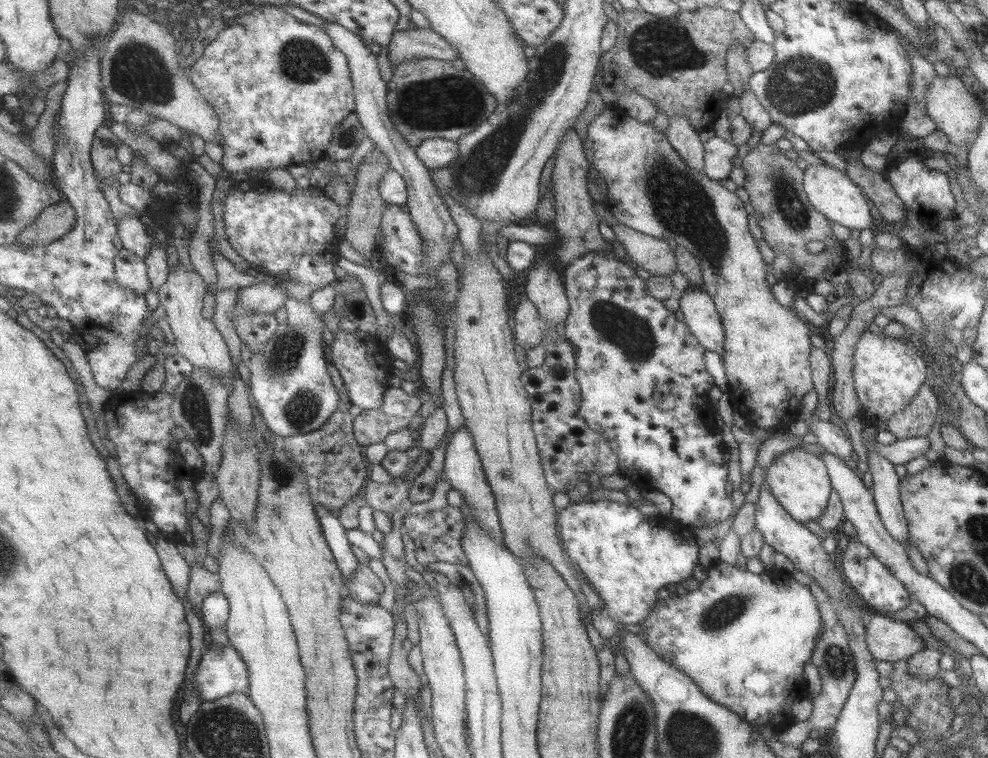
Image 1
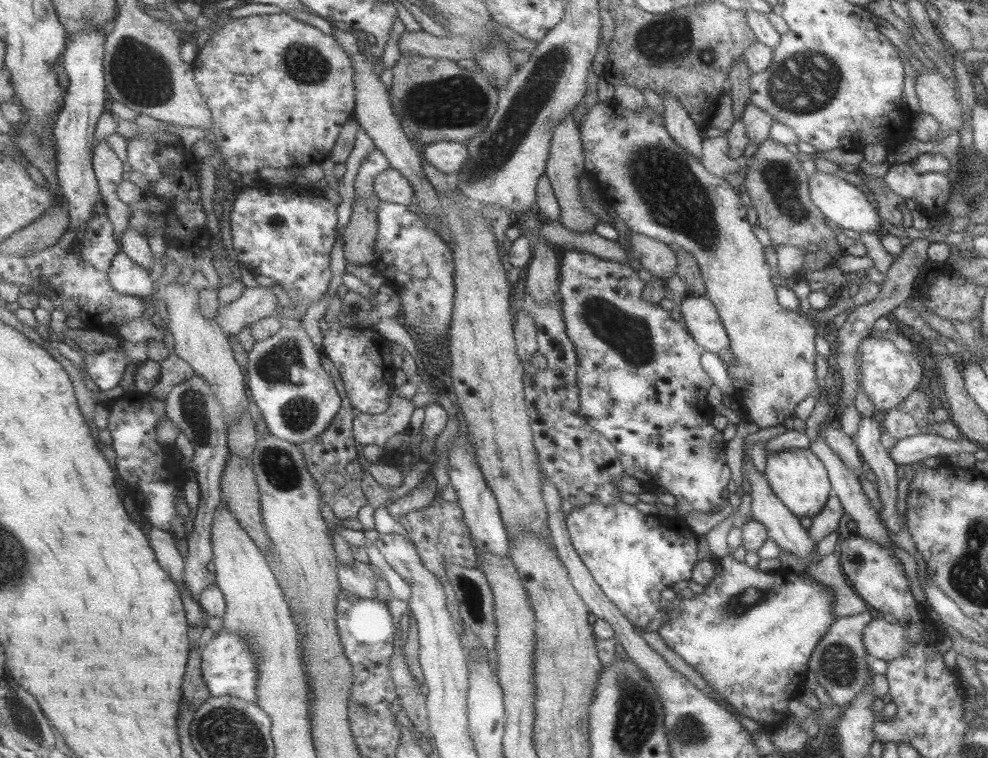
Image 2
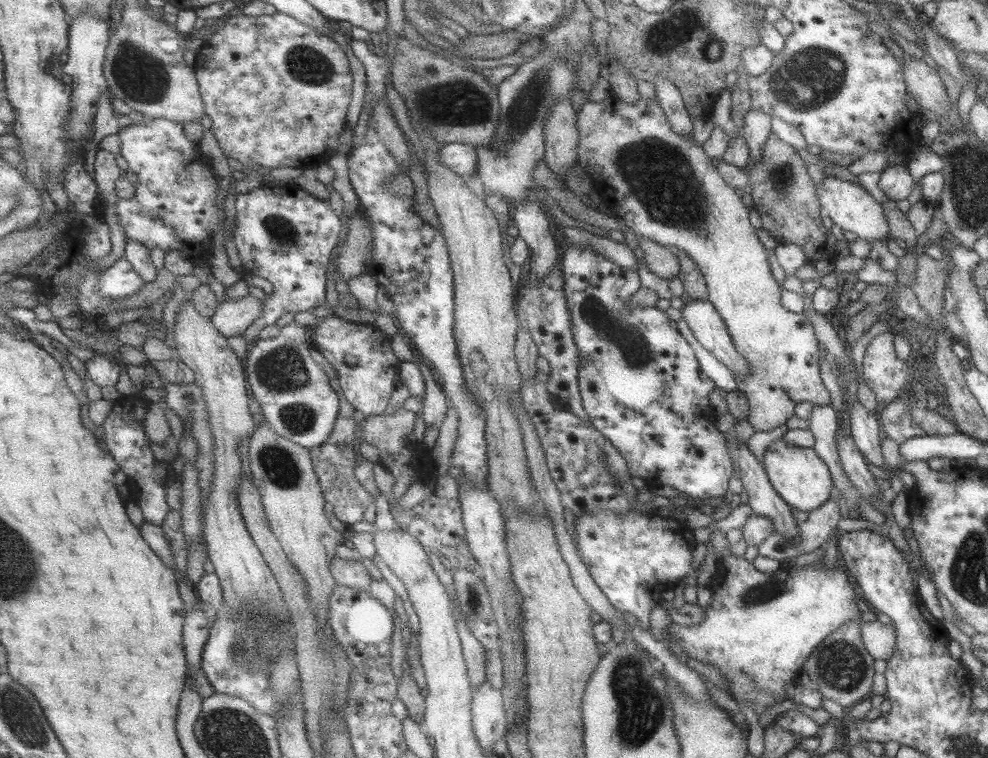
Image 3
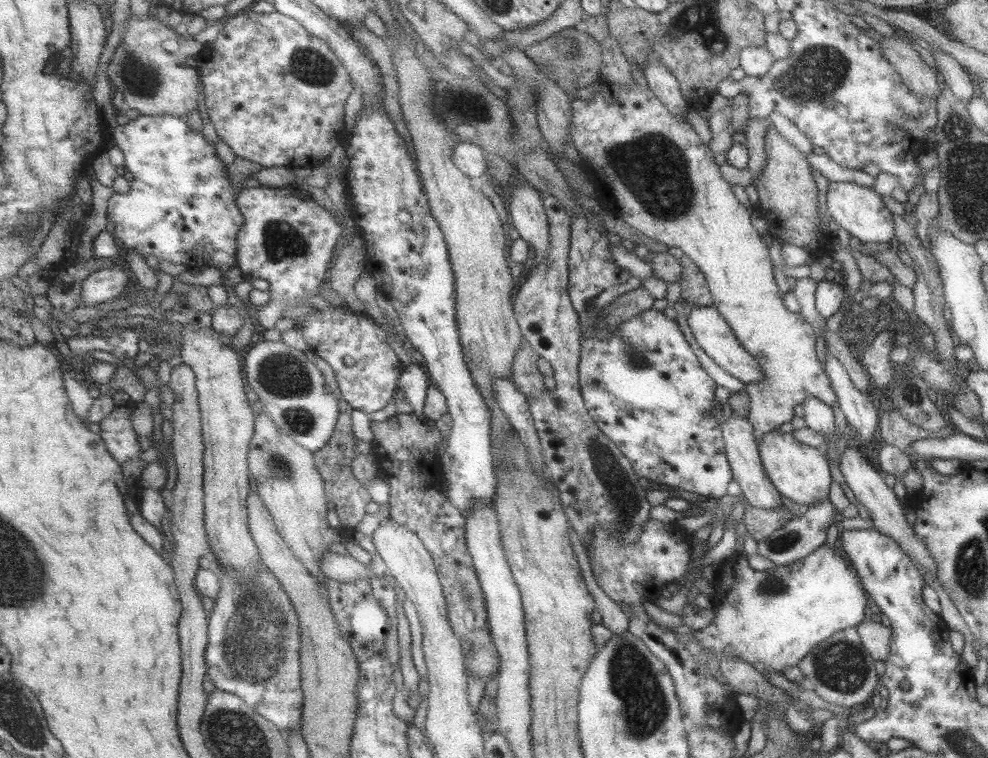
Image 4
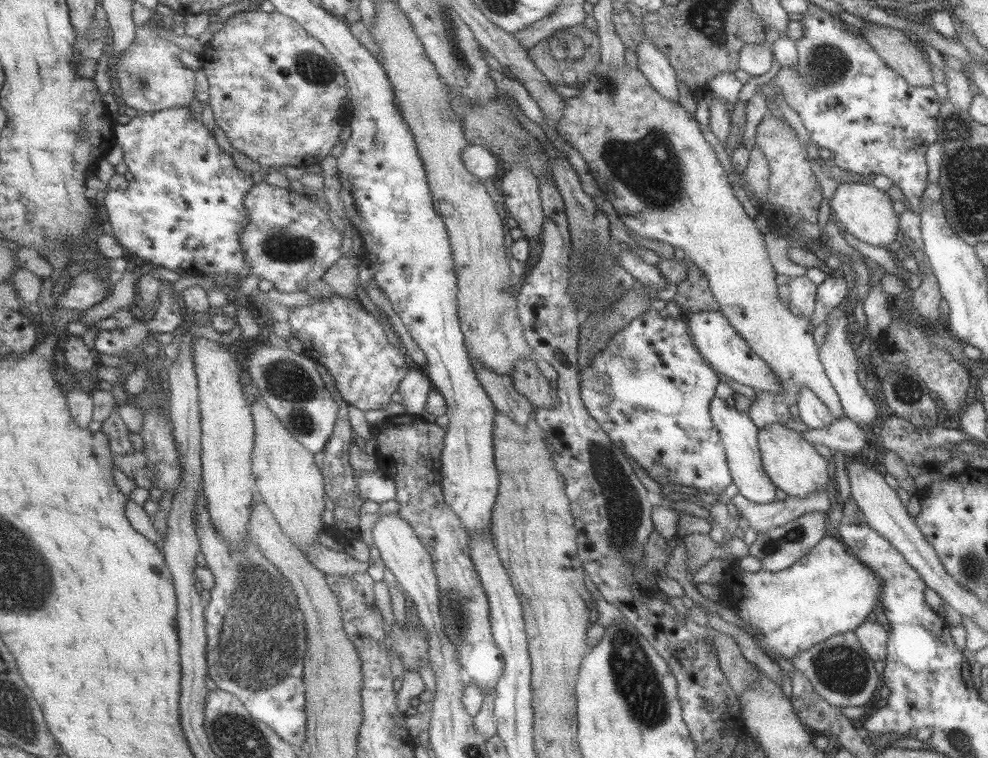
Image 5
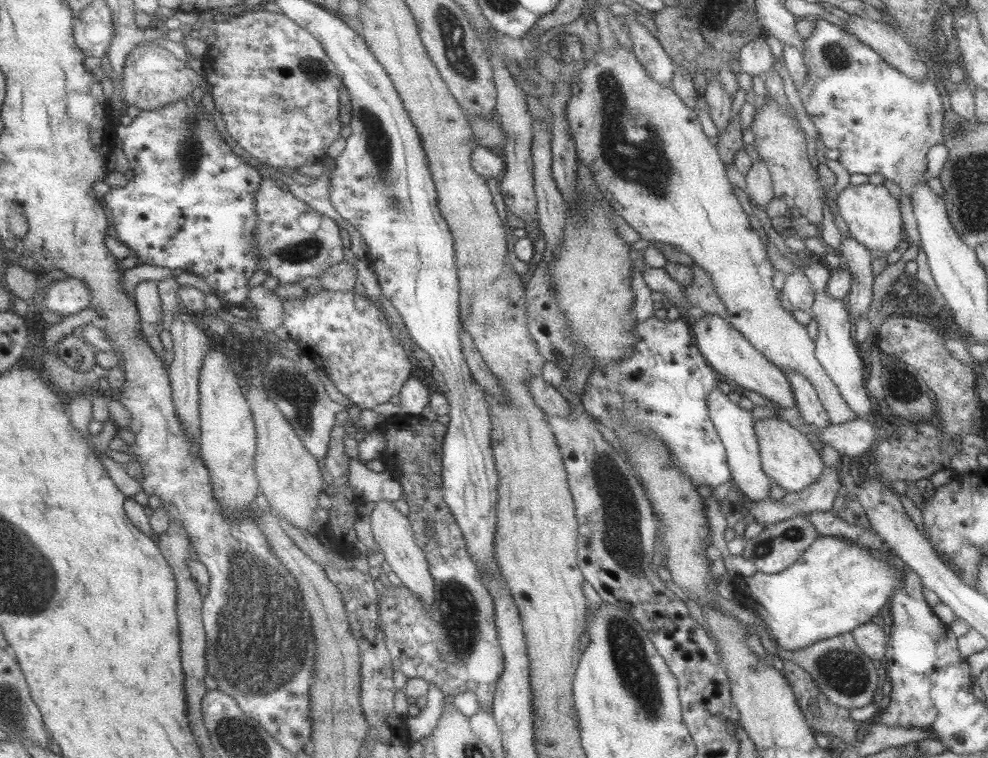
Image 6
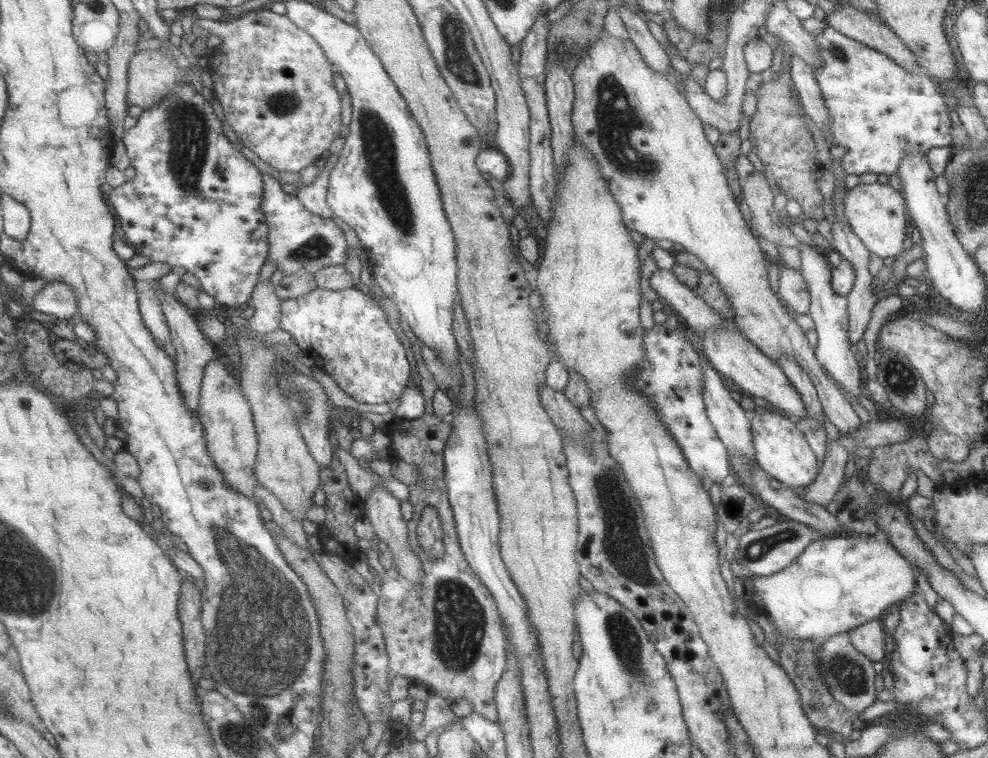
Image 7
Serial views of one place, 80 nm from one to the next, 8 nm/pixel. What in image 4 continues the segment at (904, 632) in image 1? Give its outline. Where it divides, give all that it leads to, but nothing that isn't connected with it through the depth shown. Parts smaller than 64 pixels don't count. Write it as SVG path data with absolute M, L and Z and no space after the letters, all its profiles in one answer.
M869 618L861 621L855 630L863 649L873 660L885 660L889 656L890 628Z

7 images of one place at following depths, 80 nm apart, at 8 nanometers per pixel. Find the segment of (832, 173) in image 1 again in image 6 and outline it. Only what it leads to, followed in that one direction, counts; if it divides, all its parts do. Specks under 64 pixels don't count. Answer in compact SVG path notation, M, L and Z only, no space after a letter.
M869 183L847 185L834 200L837 215L845 222L850 237L867 249L879 250L889 257L895 255L895 247L901 240L901 216L898 200L892 197L883 185L873 186Z

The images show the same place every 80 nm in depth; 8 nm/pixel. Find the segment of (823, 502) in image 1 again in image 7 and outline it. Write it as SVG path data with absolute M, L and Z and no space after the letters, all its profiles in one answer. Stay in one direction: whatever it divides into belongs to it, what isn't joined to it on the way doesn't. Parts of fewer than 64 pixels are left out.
M755 408L750 415L750 429L756 464L759 465L768 477L783 482L785 488L795 492L799 486L807 486L818 473L817 458L803 433L795 425L795 420L781 413Z

